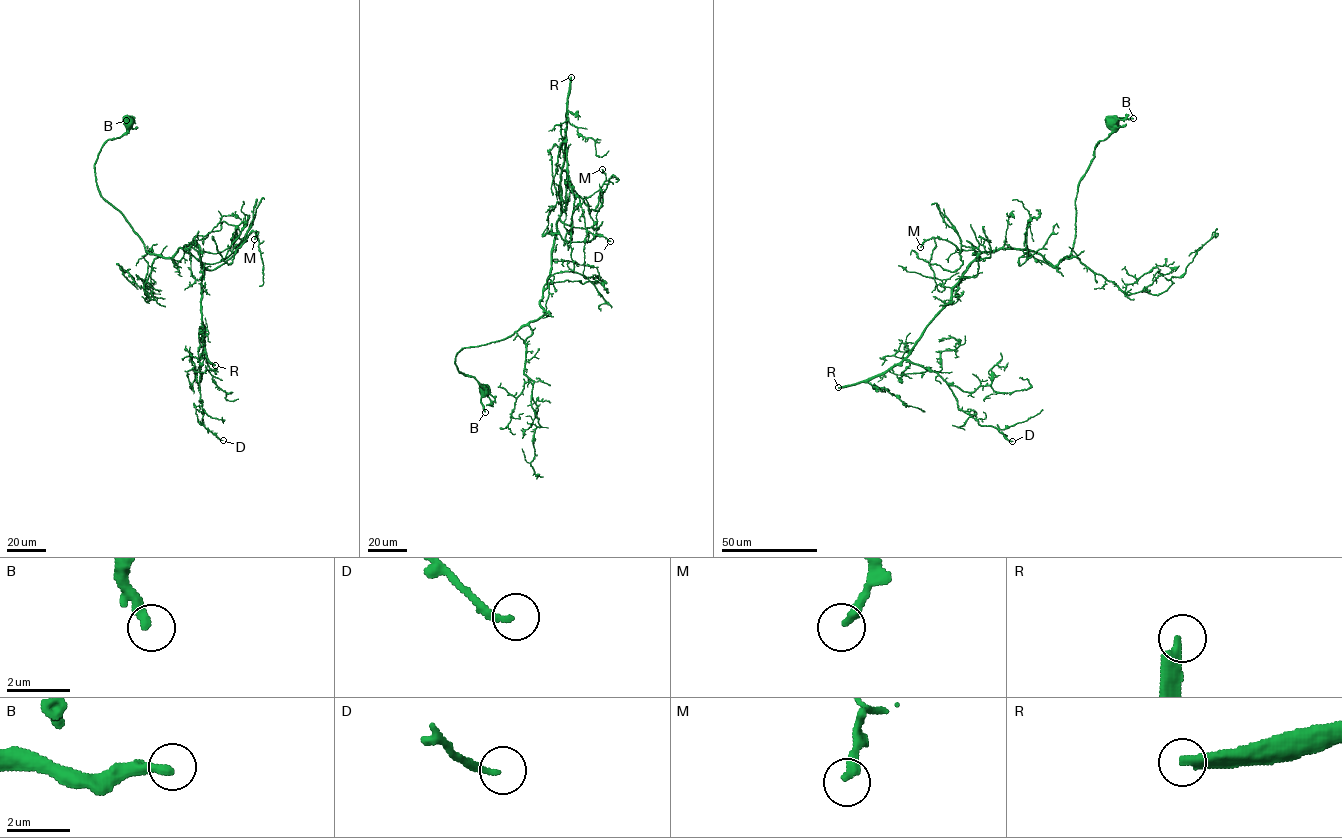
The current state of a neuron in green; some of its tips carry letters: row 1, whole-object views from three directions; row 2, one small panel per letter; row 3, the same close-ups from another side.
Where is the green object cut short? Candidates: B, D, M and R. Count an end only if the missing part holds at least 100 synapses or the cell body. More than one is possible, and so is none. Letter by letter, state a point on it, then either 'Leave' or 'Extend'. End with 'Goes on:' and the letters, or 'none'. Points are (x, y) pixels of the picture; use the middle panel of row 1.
B: Place: (485, 412). Leave
D: Place: (610, 241). Leave
M: Place: (602, 169). Leave
R: Place: (571, 77). Extend
Goes on: R

